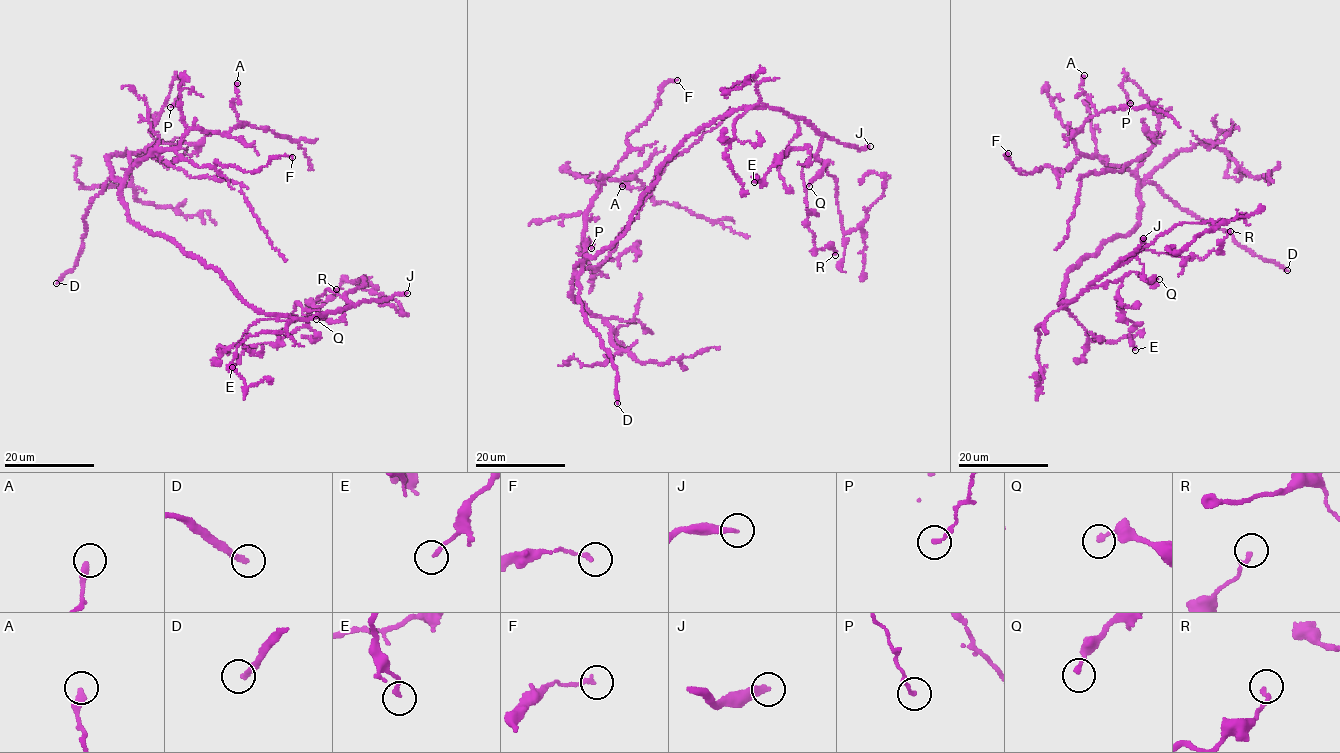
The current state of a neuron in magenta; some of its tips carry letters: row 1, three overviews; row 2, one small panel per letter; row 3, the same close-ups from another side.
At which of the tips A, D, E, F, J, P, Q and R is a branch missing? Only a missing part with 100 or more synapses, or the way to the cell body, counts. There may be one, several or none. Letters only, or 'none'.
D, J

